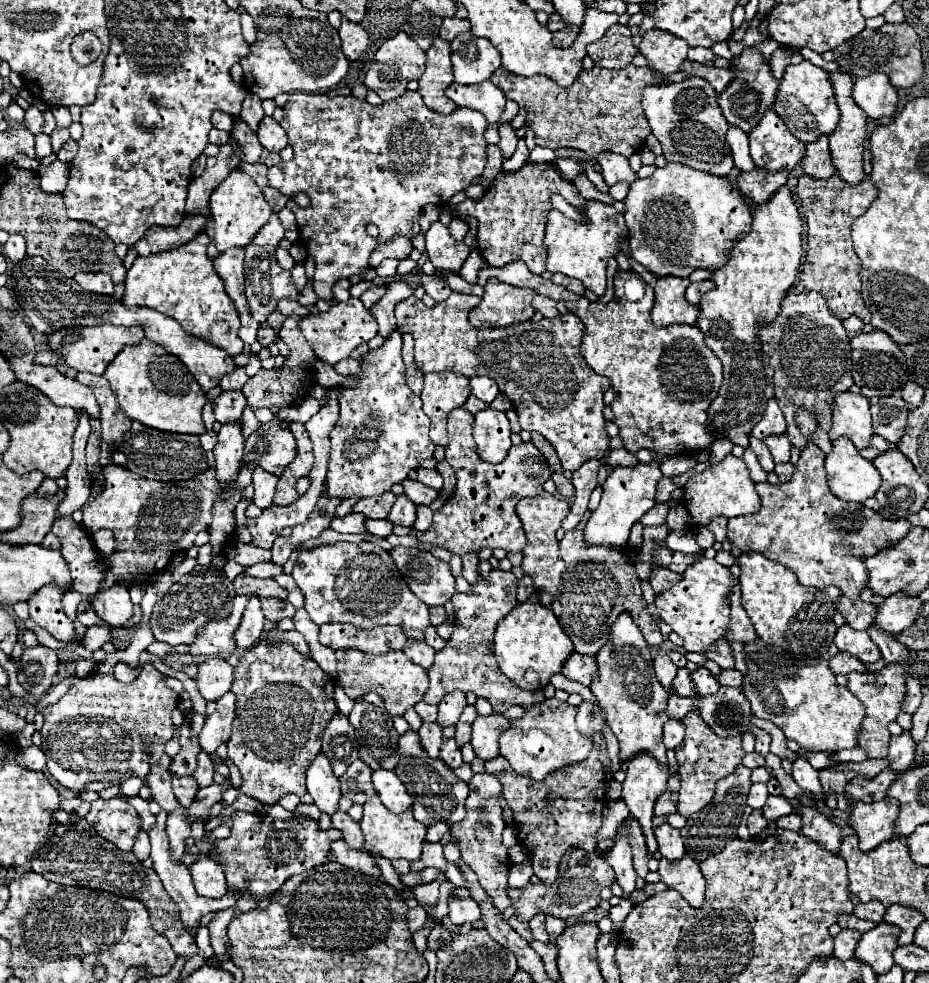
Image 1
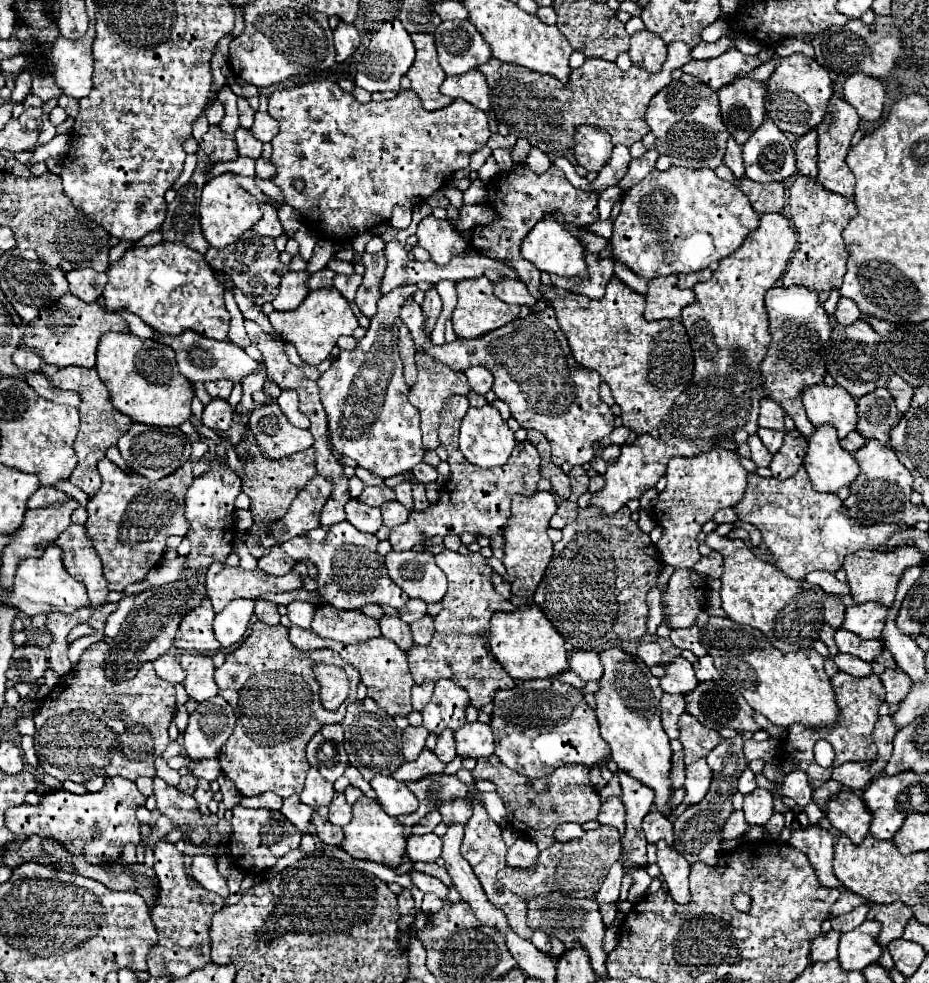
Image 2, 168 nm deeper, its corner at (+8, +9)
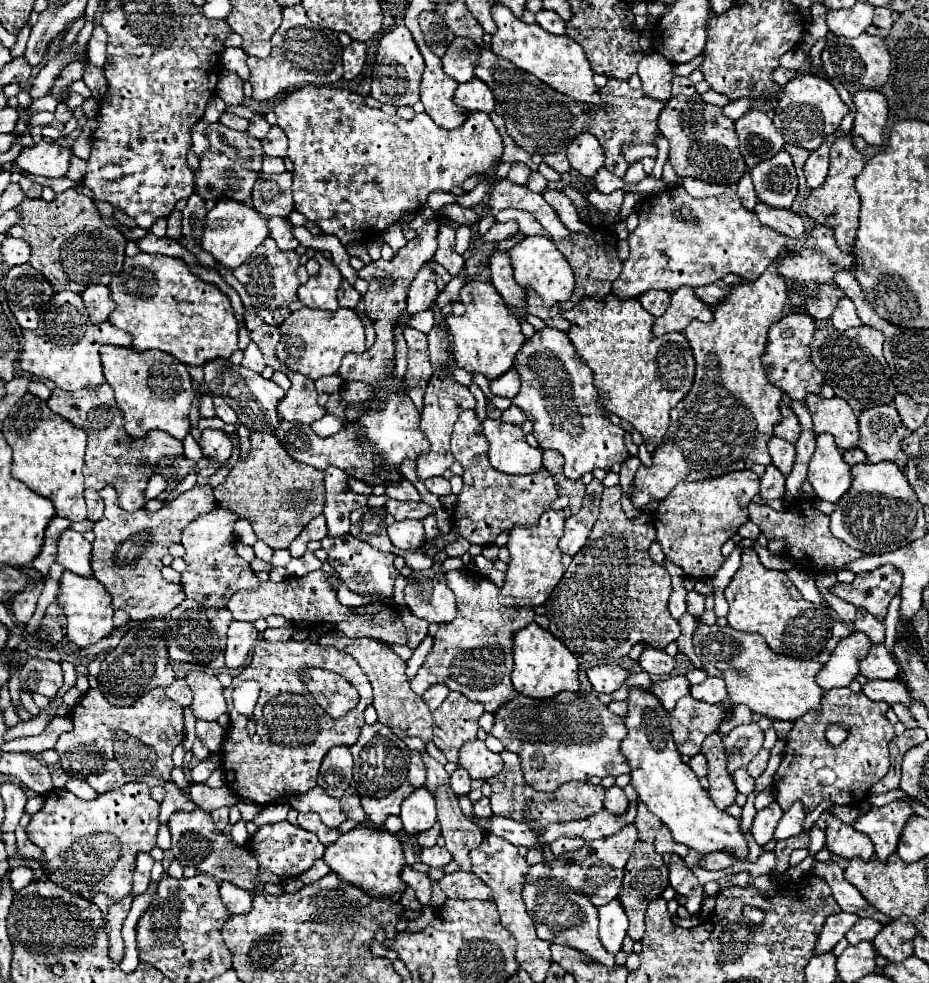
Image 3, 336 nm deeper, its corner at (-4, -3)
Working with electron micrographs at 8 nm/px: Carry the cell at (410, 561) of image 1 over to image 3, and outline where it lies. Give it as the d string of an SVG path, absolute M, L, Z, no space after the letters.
M411 573L405 587L405 603L411 613L427 623L449 623L455 619L455 595L445 583L443 573L425 577L425 573Z

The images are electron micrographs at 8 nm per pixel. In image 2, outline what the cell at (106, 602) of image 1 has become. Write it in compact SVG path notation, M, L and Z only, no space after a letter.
M71 523L61 537L55 541L57 547L63 549L63 565L65 569L87 587L91 607L101 607L107 603L109 587L103 577L99 555L93 549L91 539L87 537L85 525Z

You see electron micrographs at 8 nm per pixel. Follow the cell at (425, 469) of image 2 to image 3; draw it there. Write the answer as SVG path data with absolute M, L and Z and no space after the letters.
M431 477L431 479L427 479L427 481L425 481L425 487L427 487L431 493L435 493L437 497L443 497L443 495L449 495L449 493L451 493L451 485L449 485L449 481L443 479L443 477Z

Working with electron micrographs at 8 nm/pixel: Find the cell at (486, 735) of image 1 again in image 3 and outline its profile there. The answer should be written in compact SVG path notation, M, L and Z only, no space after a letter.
M469 741L459 749L459 765L471 779L491 779L501 773L503 761L497 753L491 753L483 741Z

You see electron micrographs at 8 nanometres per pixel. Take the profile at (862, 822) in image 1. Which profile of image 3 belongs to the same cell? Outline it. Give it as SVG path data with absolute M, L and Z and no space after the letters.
M829 815L827 817L827 829L825 829L827 841L825 849L831 853L843 857L843 859L853 859L859 857L863 861L869 861L873 855L873 843L867 835L855 831L851 825L841 823L837 817Z

